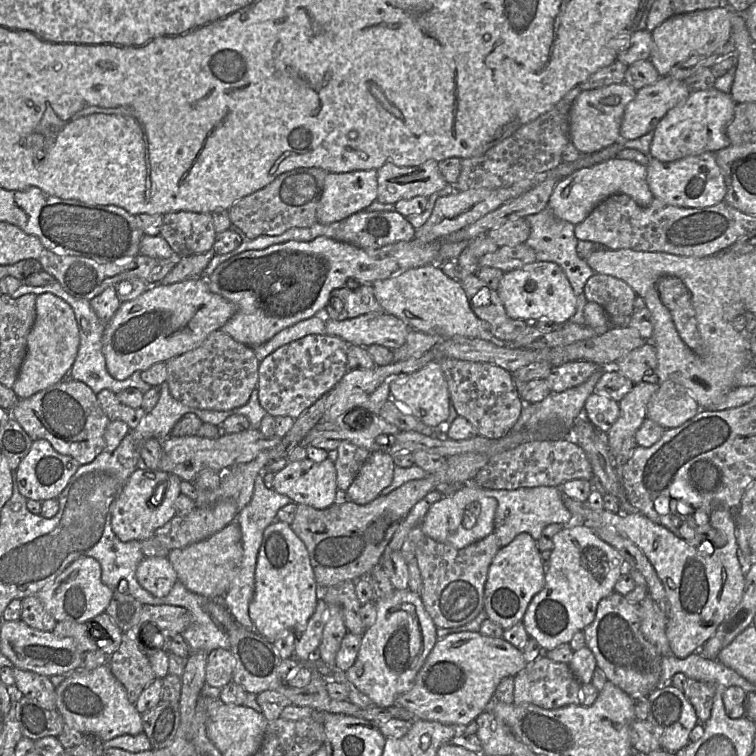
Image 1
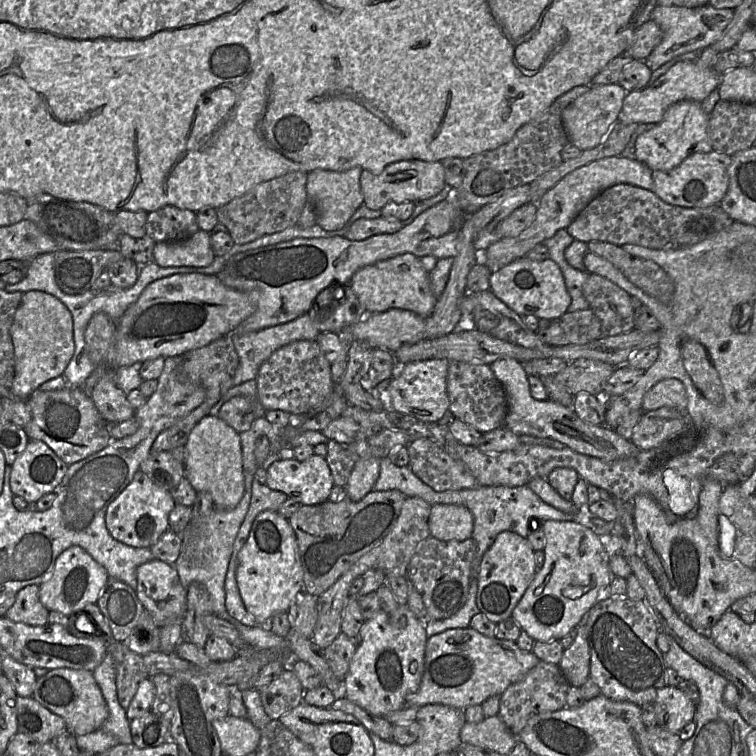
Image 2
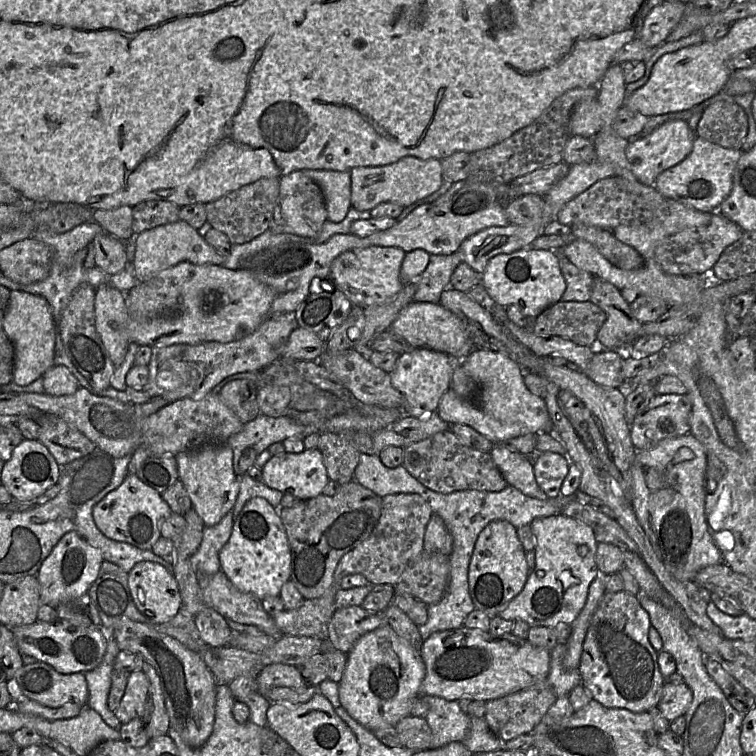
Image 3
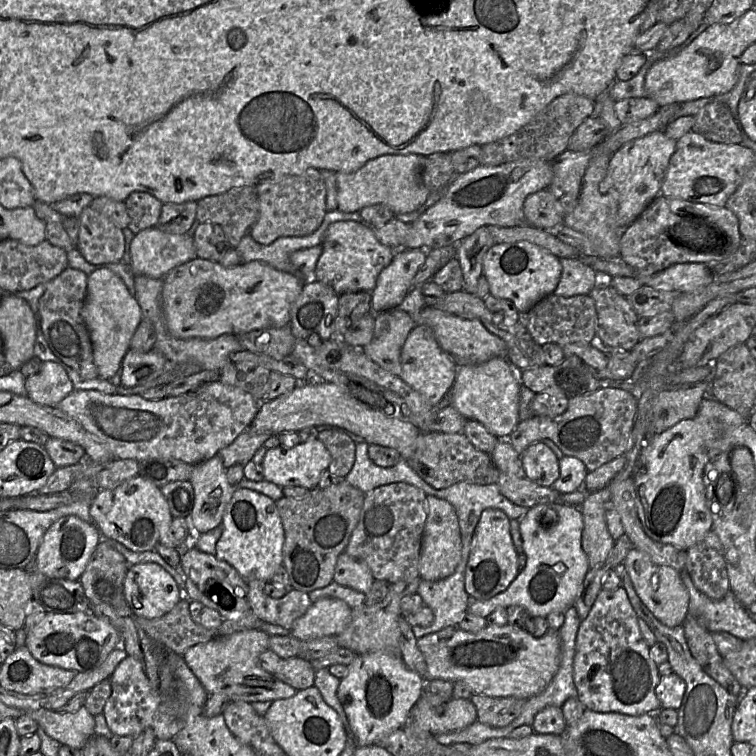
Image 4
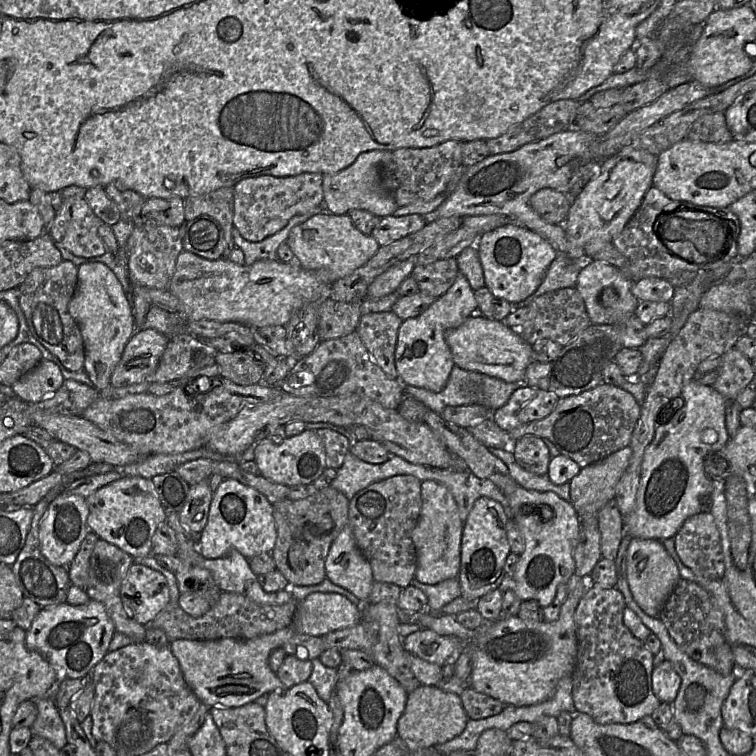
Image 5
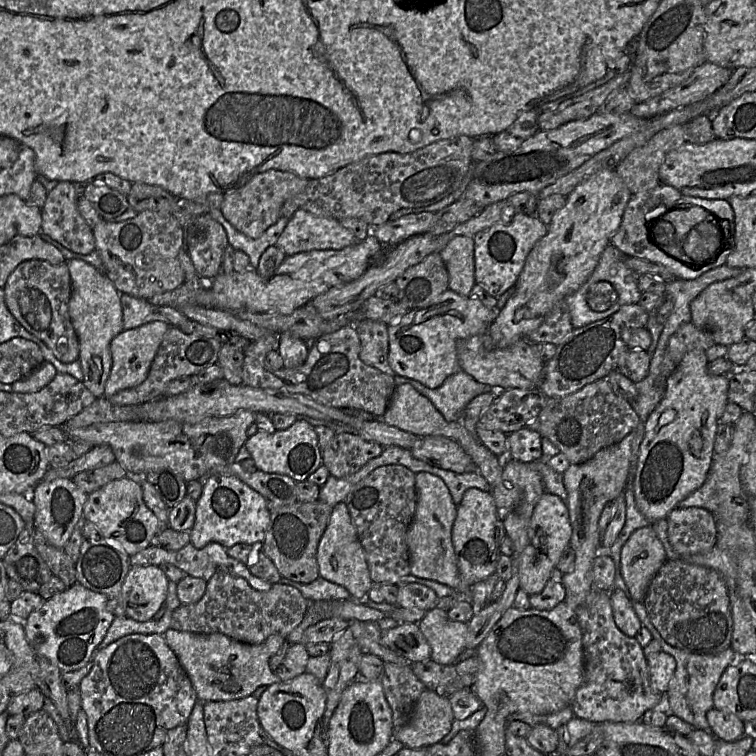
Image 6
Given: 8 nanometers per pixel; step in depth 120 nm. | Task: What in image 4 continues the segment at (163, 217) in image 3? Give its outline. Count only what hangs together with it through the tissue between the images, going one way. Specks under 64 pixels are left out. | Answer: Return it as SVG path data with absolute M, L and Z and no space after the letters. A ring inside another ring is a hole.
M133 192L124 201L130 218L129 229L137 234L156 227L163 203L147 192Z

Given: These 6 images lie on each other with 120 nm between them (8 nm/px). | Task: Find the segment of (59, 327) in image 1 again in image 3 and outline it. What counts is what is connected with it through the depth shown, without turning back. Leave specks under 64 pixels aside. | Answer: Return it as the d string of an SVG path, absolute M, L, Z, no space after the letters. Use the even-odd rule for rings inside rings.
M20 290L11 291L3 319L3 330L14 347L12 382L20 386L28 385L41 378L55 365L54 354L58 329L51 306L44 297Z

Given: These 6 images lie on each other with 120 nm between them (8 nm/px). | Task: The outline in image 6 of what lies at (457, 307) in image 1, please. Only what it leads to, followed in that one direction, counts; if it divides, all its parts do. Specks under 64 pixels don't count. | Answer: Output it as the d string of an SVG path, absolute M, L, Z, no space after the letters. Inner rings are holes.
M298 209L289 218L275 246L292 256L312 250L340 250L356 242L354 234L339 220Z

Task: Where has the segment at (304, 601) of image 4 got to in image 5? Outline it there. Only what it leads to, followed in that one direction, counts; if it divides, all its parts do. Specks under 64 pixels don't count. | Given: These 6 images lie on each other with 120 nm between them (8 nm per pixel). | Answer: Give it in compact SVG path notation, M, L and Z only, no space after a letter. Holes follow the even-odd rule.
M229 550L223 557L207 559L203 567L209 570L222 591L242 594L260 605L282 605L294 600L289 591L266 592L251 570L247 558L237 550Z

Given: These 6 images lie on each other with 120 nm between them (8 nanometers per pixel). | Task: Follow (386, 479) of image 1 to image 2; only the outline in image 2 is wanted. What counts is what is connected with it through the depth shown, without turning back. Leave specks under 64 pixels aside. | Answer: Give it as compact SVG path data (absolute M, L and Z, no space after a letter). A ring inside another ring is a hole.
M377 457L360 458L355 464L345 486L347 496L354 502L363 499L371 492L379 477L380 459Z

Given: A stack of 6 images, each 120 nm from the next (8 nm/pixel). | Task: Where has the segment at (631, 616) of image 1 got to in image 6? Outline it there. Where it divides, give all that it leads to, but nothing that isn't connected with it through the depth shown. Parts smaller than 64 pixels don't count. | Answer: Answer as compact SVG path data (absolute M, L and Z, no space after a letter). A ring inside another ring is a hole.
M593 588L577 609L582 632L585 678L572 703L575 717L602 722L638 722L644 713L661 707L665 695L650 688L647 657L635 637L625 635L616 625L609 591Z

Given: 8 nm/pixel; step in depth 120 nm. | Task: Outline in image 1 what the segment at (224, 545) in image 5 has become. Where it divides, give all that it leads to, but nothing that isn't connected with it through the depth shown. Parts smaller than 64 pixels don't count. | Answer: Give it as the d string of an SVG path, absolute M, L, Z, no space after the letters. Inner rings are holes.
M280 520L263 533L255 568L255 591L249 604L249 616L256 633L273 643L288 631L302 632L313 615L322 590L318 586L303 541L291 526Z

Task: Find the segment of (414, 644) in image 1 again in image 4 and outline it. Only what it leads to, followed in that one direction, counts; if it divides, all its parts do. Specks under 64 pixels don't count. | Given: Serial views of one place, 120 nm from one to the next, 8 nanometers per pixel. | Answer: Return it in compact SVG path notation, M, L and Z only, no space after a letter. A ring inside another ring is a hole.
M382 652L357 654L347 666L337 690L337 698L356 738L357 747L374 745L395 730L402 729L412 707L423 694L424 683L424 678L410 670L402 658Z

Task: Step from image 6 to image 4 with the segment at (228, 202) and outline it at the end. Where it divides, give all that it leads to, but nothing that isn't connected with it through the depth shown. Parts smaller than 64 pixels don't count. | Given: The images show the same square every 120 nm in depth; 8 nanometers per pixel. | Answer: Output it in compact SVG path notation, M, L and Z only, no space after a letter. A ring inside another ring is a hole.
M309 168L300 175L283 176L255 186L259 217L249 235L259 244L268 245L280 237L307 236L322 224L326 209L326 185L321 171Z

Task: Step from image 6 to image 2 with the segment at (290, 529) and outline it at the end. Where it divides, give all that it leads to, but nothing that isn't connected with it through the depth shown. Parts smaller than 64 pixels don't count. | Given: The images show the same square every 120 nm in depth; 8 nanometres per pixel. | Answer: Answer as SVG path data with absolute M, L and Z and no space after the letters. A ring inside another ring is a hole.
M372 490L357 502L346 496L340 502L301 505L288 522L297 538L304 591L318 598L364 554L379 546L394 527L406 497L399 490Z

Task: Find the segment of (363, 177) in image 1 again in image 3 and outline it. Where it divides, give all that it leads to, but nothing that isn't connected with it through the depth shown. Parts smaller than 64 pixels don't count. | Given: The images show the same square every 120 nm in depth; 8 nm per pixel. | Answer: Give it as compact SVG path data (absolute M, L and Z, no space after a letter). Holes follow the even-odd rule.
M303 169L321 188L327 209L327 219L339 223L345 219L351 204L351 172Z

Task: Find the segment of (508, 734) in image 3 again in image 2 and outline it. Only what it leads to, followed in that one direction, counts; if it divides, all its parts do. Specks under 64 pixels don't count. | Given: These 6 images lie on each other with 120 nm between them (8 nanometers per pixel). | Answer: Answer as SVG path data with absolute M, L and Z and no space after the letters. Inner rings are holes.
M539 661L518 682L511 684L500 695L498 717L514 736L518 736L528 720L538 714L554 712L566 707L566 695L570 684L558 664Z

